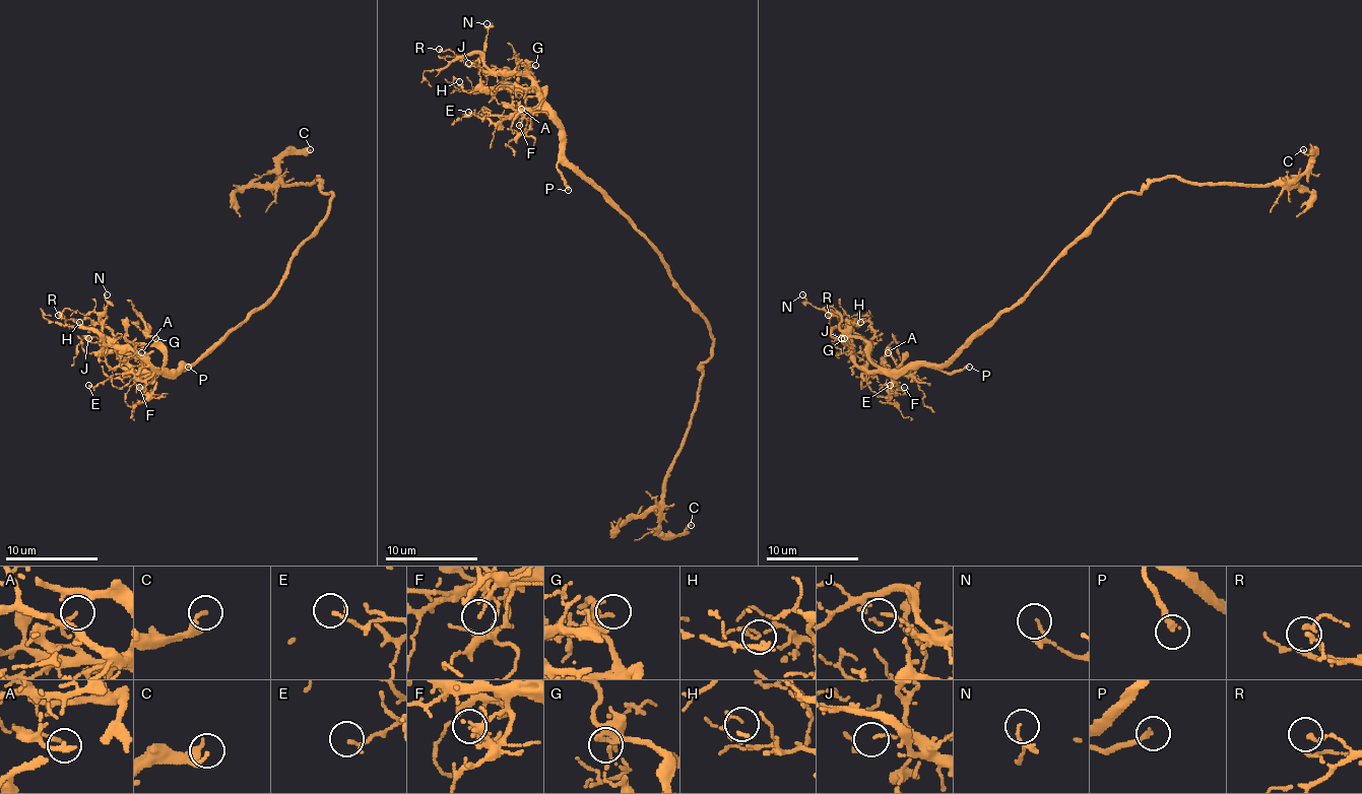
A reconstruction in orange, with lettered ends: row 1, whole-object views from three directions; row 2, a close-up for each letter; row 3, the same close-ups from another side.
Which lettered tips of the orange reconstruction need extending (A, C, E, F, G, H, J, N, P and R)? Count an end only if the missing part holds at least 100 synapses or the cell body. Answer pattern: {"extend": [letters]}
{"extend": ["P"]}

